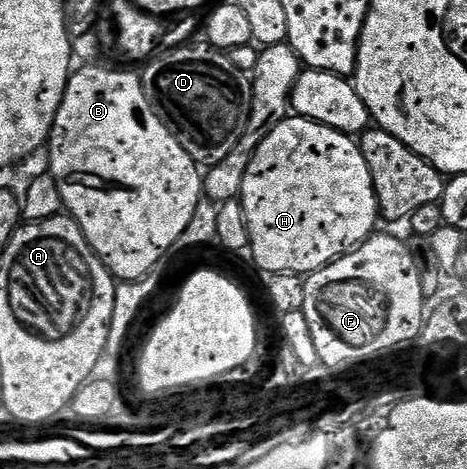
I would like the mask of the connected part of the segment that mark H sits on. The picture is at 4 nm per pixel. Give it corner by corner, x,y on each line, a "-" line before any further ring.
286,118
259,144
247,176
243,176
239,201
249,229
251,253
266,275
313,274
372,238
378,229
377,193
360,145
350,135
306,118

